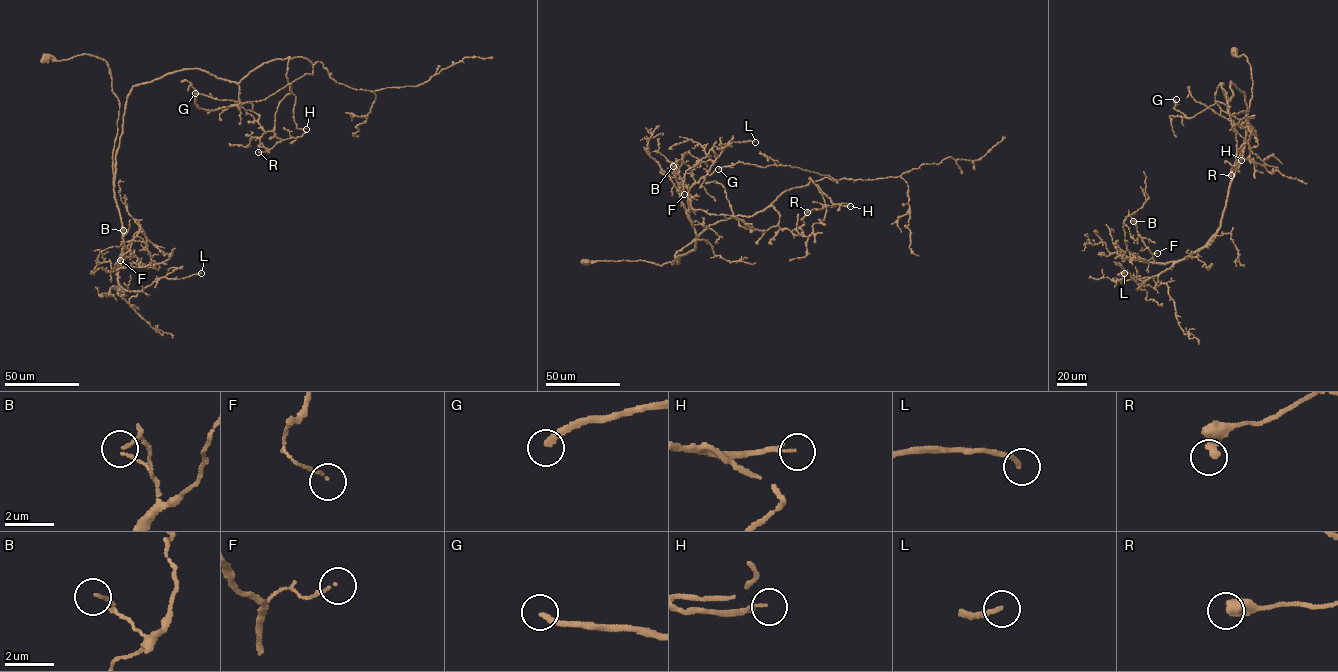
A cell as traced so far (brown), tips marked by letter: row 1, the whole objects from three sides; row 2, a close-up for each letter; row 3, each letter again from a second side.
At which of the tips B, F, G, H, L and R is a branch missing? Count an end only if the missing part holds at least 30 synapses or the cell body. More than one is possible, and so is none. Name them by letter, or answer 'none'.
G, H

